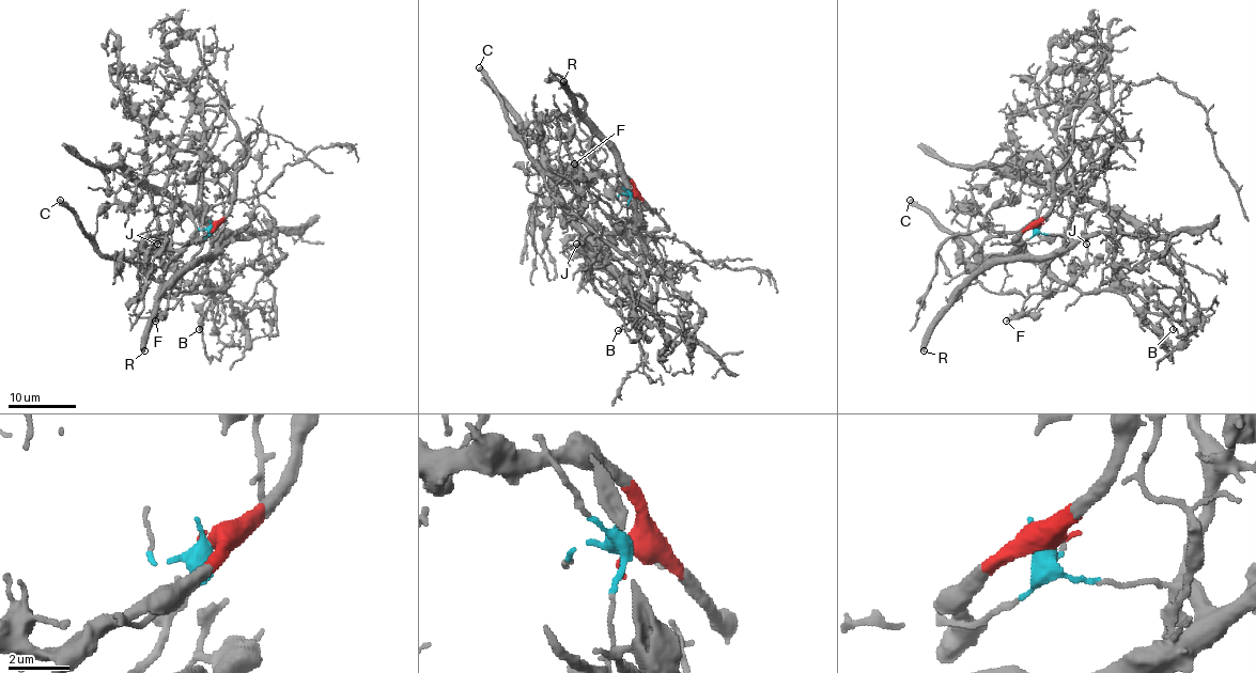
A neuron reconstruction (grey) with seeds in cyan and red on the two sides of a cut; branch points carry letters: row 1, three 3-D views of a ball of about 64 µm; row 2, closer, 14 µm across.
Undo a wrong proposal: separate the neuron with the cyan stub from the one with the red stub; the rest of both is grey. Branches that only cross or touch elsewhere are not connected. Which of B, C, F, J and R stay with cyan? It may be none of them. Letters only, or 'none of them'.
F, R

